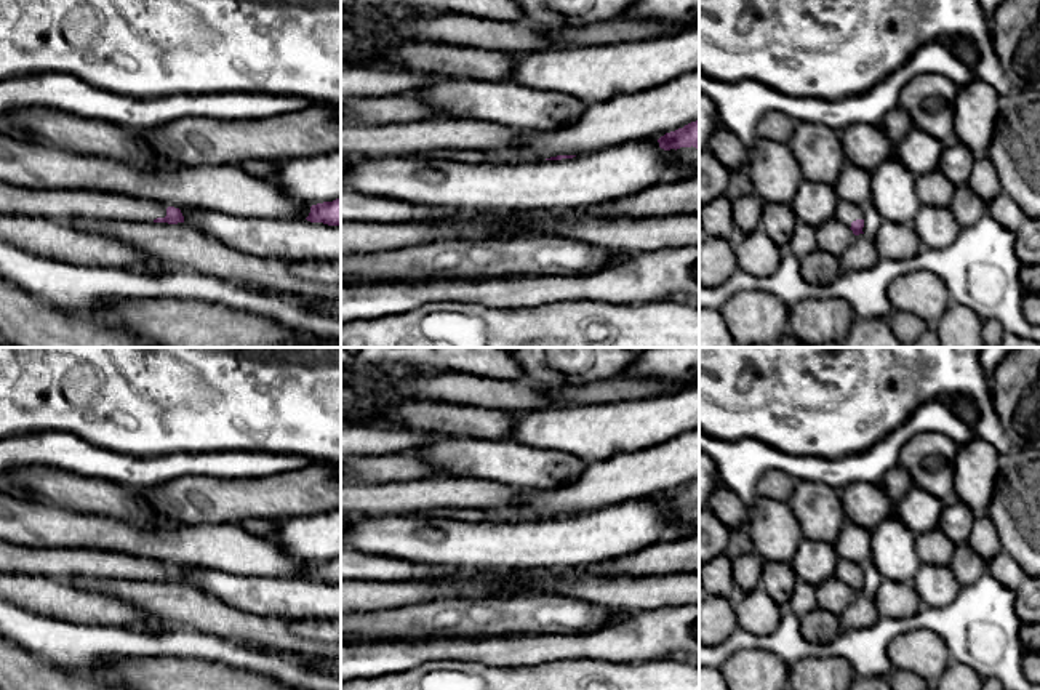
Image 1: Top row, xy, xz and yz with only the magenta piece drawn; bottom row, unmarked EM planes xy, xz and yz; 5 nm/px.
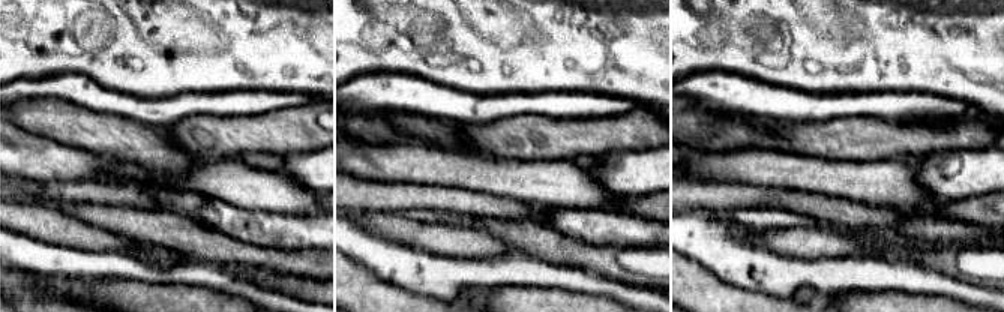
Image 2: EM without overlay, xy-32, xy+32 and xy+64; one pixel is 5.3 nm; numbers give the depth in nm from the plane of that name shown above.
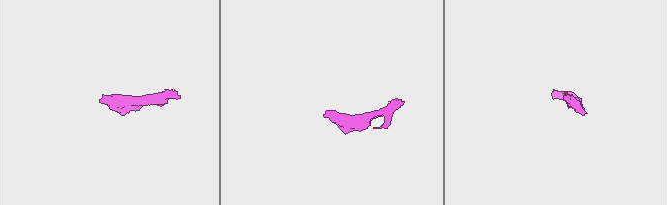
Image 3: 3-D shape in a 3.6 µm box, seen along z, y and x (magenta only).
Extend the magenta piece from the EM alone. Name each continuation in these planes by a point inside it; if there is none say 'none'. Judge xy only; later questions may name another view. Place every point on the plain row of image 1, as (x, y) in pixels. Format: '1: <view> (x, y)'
1: xy (60, 564)

